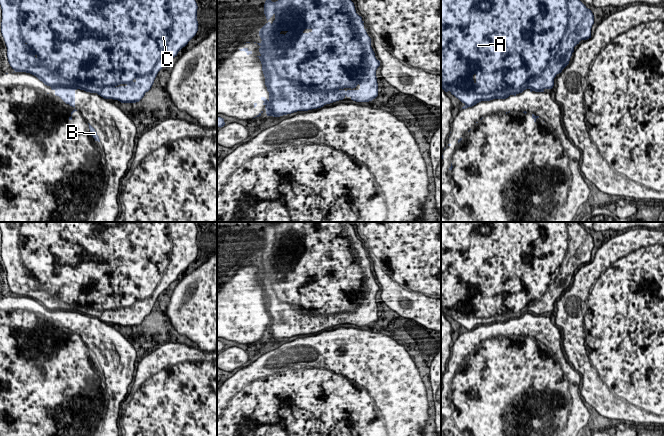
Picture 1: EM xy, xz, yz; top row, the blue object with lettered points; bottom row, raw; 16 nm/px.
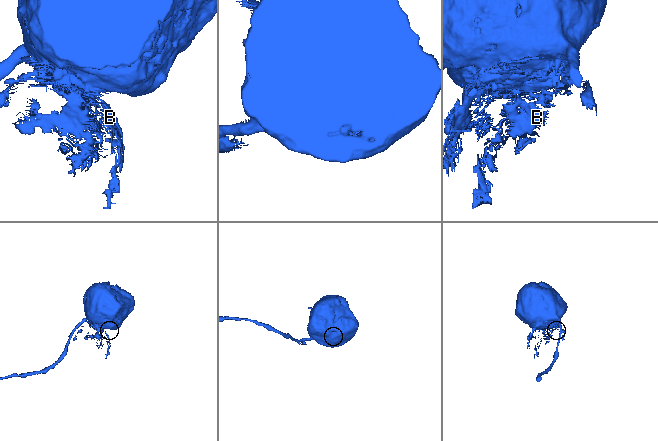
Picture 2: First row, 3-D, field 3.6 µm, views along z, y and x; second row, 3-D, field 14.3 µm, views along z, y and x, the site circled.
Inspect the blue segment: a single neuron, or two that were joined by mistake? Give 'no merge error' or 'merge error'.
merge error

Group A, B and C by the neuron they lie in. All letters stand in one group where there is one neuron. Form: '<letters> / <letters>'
A C / B

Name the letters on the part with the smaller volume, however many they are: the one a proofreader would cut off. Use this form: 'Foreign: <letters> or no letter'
Foreign: B

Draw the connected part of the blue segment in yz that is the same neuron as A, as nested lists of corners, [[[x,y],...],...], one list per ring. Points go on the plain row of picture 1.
[[[441,222],[441,312],[471,330],[477,324],[488,324],[496,318],[505,318],[507,312],[516,320],[521,309],[532,305],[536,314],[552,313],[554,302],[569,288],[574,271],[581,264],[591,262],[594,239],[578,222]]]

